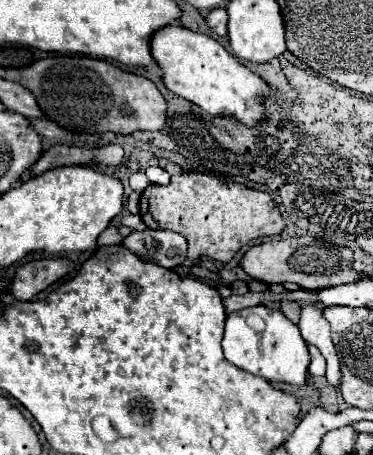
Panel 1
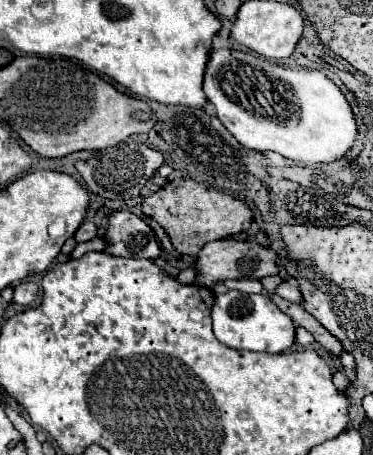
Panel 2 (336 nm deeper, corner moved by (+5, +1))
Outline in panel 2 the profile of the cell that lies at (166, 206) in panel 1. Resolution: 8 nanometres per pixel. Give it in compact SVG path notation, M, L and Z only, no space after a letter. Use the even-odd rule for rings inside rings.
M177 178L165 184L159 192L143 200L141 210L169 234L179 254L191 254L191 256L195 256L211 240L229 238L243 230L249 230L253 220L253 212L247 204L215 188L207 188L205 184L199 184L191 178Z

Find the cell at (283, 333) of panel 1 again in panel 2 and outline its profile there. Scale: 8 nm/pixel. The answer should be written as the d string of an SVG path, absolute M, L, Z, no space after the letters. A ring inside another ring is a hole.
M227 290L223 294L217 294L211 306L211 318L215 338L235 350L281 354L289 350L295 342L293 320L283 314L265 294L245 294L239 290Z

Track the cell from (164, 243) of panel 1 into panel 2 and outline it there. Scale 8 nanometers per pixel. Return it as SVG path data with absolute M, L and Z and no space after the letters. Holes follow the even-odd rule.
M119 208L109 214L109 224L103 240L105 252L111 256L149 260L159 256L159 244L151 226L129 208Z

